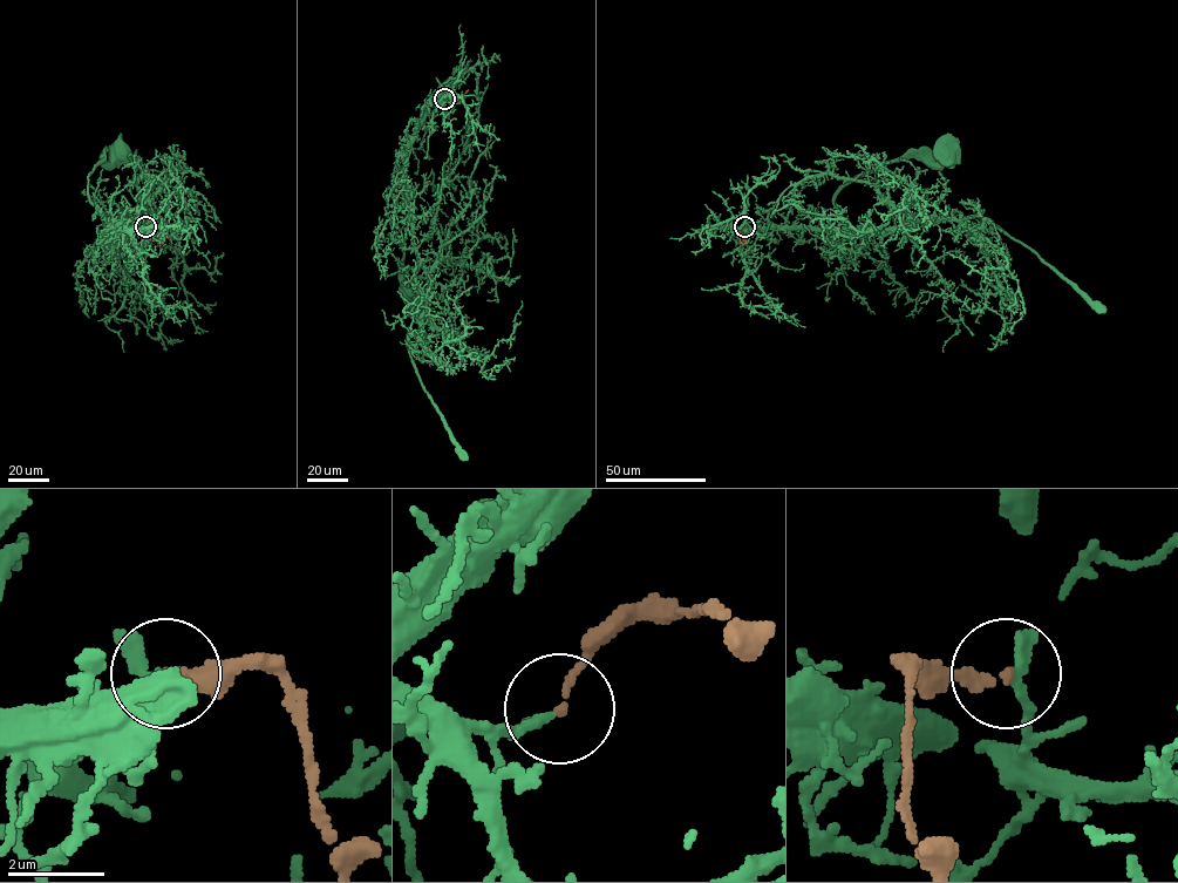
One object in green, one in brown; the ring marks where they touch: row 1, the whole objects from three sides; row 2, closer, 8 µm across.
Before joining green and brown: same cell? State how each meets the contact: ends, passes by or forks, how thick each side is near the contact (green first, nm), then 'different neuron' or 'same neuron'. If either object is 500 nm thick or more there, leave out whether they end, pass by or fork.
green passes by | brown ends | 200/170 nm | different neuron

